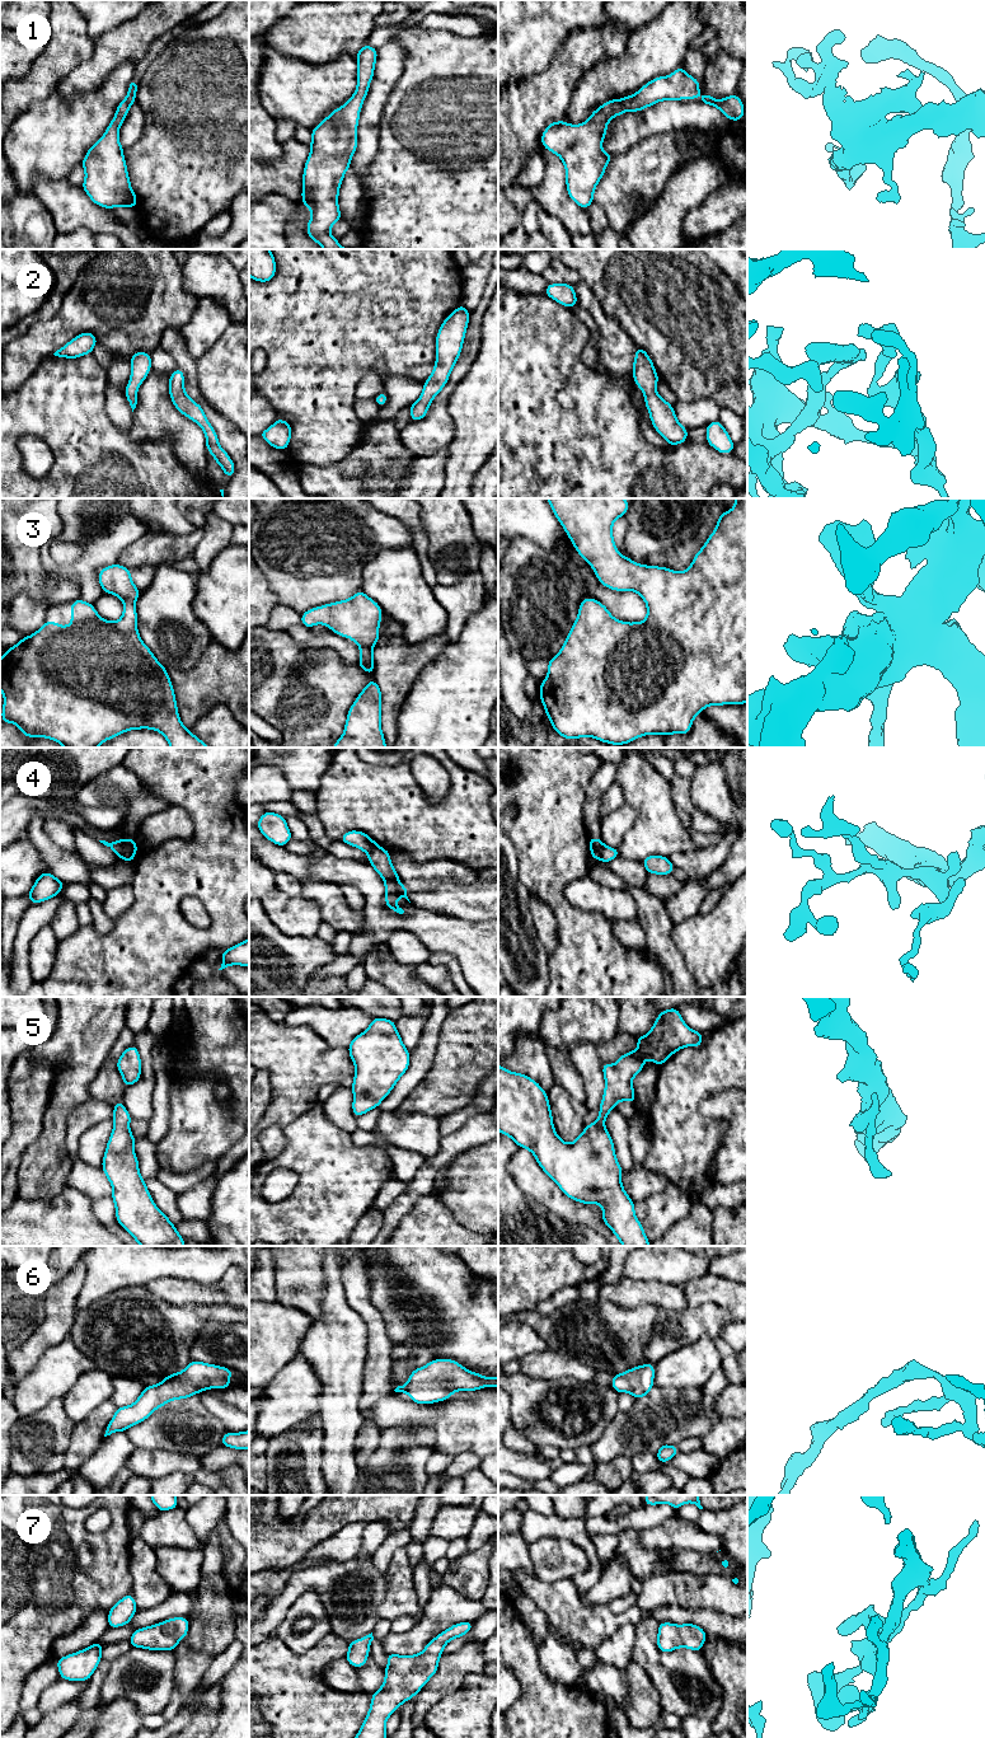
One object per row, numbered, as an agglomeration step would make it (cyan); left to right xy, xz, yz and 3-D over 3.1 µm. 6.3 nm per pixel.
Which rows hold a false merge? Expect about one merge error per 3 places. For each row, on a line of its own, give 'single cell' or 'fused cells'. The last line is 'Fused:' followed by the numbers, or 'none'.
1: single cell
2: single cell
3: single cell
4: fused cells
5: single cell
6: single cell
7: single cell
Fused: 4

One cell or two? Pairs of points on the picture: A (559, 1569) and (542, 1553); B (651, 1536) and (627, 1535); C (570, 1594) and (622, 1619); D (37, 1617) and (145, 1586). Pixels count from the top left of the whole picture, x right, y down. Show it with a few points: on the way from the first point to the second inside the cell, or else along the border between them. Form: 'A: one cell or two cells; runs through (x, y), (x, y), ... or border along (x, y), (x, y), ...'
A: one cell; runs through (556, 1565), (545, 1555)
B: two cells; border along (637, 1531), (637, 1539), (645, 1549), (664, 1549)
C: one cell; runs through (581, 1608), (591, 1619), (608, 1619)
D: two cells; border along (129, 1560), (129, 1572), (132, 1578), (131, 1592)

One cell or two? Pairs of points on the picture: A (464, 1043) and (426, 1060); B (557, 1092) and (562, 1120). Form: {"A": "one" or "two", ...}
{"A": "two", "B": "one"}

